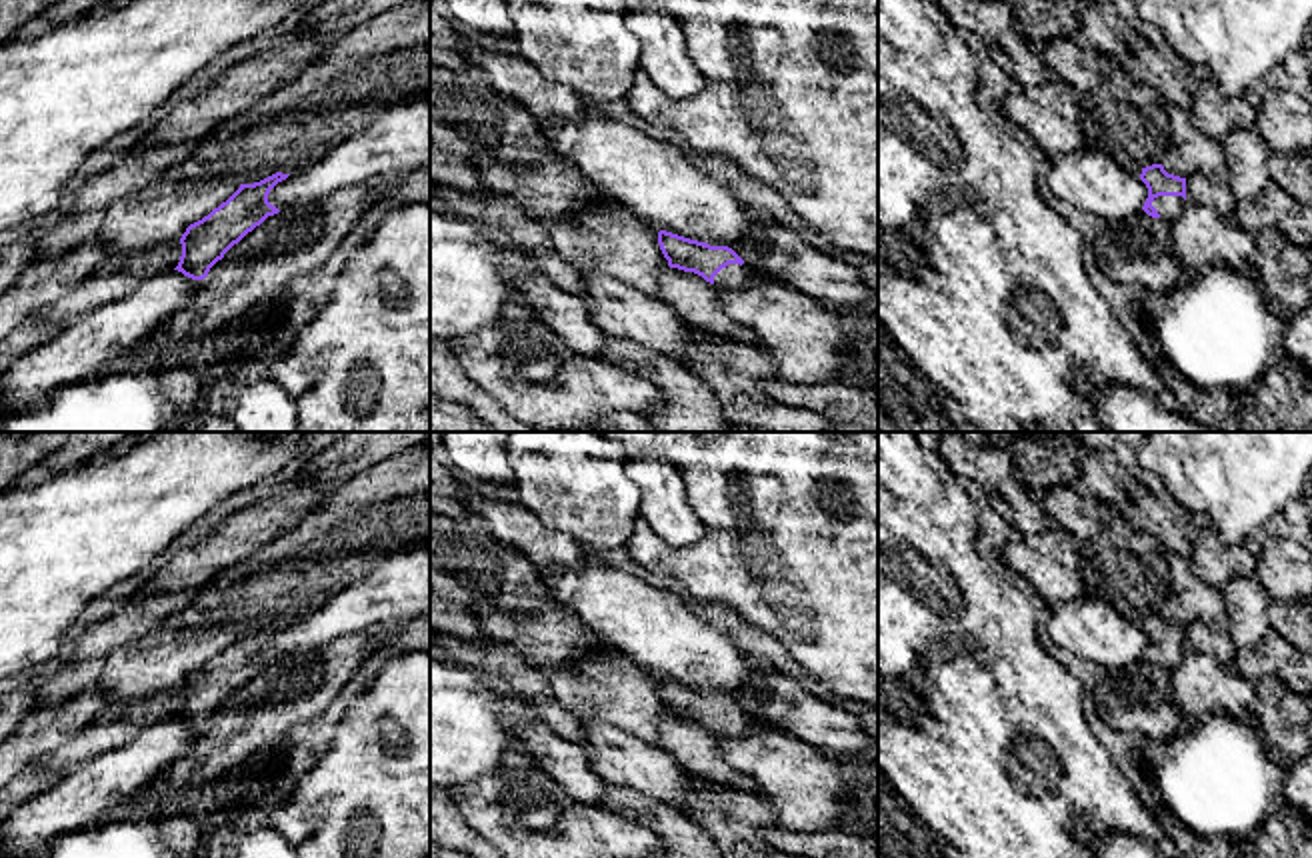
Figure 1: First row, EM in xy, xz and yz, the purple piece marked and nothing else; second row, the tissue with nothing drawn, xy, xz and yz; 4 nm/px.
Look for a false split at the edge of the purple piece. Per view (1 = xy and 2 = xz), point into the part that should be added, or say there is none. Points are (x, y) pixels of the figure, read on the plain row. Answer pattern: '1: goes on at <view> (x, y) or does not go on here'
1: does not go on here
2: goes on at xz (734, 722)

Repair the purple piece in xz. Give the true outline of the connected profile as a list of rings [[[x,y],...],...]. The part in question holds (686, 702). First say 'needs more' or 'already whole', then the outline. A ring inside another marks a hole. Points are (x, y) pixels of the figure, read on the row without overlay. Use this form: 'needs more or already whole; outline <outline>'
needs more; outline [[[666,678],[658,680],[658,692],[670,716],[694,720],[720,736],[744,736],[766,728],[728,694],[710,694]]]

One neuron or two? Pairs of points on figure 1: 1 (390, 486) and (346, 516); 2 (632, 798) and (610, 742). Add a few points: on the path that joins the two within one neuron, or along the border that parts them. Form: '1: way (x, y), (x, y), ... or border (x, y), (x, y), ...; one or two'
1: way (380, 496), (356, 516); one
2: border (614, 784), (624, 784), (670, 804); two

